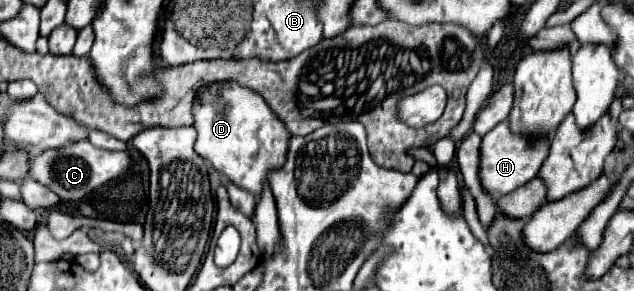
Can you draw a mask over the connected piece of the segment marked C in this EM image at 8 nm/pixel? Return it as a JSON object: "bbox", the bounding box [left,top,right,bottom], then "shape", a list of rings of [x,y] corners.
{"bbox":[29,142,131,202],"shape":[[[75,142],[61,150],[45,150],[41,156],[29,156],[29,174],[61,196],[61,200],[77,202],[107,182],[125,176],[131,170],[129,152],[111,152],[95,148],[91,142]]]}

